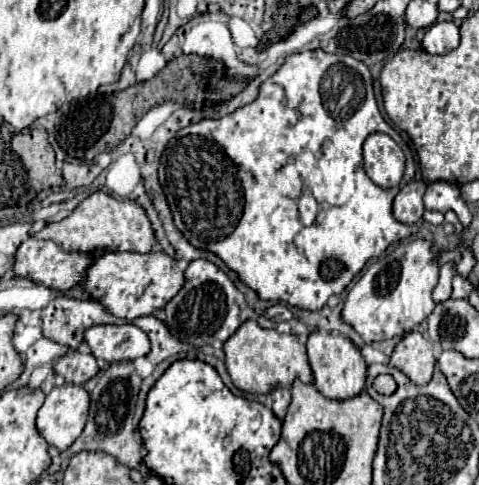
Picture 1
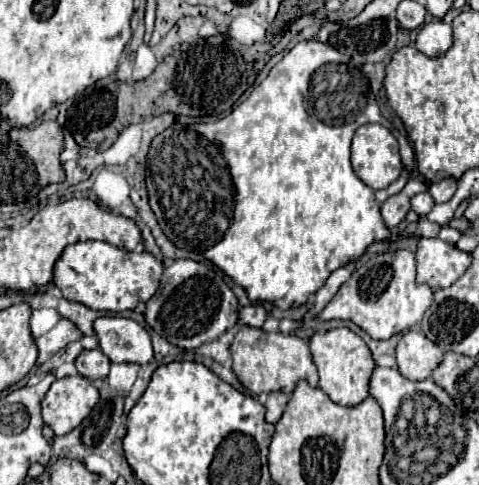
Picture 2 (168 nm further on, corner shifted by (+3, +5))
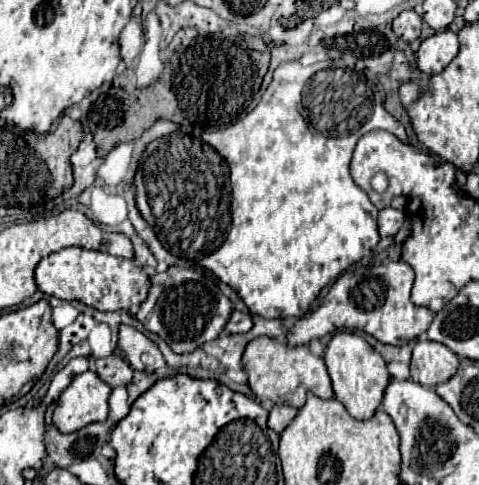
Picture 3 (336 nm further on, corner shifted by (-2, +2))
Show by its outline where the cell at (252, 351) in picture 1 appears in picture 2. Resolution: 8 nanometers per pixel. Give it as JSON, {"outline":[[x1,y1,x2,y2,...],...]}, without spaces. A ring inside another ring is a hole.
{"outline":[[243,326,231,344,231,356,233,356,233,372,237,374,239,382,253,394,261,392,269,394,277,390,291,394,299,380,307,380,313,388,319,382,317,368,309,352,309,342,293,334,281,334,281,332,273,334,263,332,261,328]]}

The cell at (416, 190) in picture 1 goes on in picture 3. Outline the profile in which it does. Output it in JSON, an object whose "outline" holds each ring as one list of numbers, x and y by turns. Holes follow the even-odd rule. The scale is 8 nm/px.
{"outline":[[386,207,380,211,378,215,378,231,382,237,394,237,398,233,398,229,402,227,402,221,404,221,404,213,402,211,396,211,392,207]]}

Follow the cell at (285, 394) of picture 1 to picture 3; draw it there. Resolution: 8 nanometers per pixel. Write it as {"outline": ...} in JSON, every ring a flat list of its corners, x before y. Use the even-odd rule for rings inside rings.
{"outline":[[274,405,270,409,270,419,268,419,268,427,276,433,282,433,284,427,296,417,298,409,290,407,290,405]]}

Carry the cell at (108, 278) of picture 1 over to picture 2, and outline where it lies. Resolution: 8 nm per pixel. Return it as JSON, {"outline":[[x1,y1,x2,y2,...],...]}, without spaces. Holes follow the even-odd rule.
{"outline":[[79,242,67,246,61,252,53,266,53,284,61,290,67,300,81,302,91,310,103,312,123,312,135,310,139,304,145,304,159,288,159,280,163,274,163,264,149,252,125,252,107,242],[69,256,79,256,73,264,73,272,69,276]]}

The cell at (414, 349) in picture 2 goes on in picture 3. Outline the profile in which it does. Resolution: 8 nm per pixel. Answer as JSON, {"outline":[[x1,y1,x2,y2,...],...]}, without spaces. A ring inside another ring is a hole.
{"outline":[[418,339,412,351,410,377,426,387,436,387,442,381,448,381,458,369,458,357,446,349,446,345]]}

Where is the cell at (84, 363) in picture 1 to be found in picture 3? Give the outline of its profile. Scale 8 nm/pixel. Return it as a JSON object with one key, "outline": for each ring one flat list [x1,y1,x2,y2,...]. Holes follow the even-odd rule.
{"outline":[[108,355,108,357,96,359,94,365,96,365,96,375,110,387,130,381,134,373,134,369,120,355]]}

